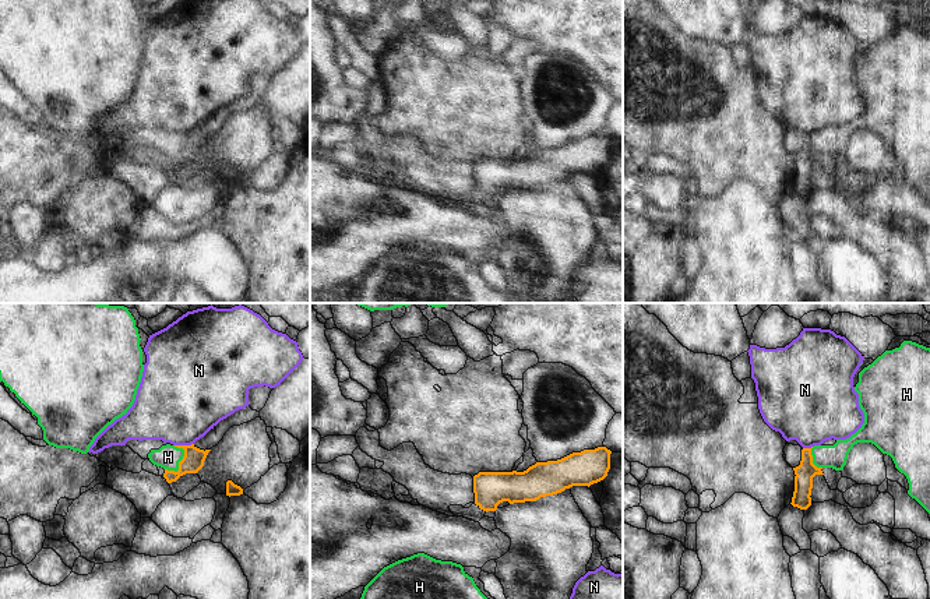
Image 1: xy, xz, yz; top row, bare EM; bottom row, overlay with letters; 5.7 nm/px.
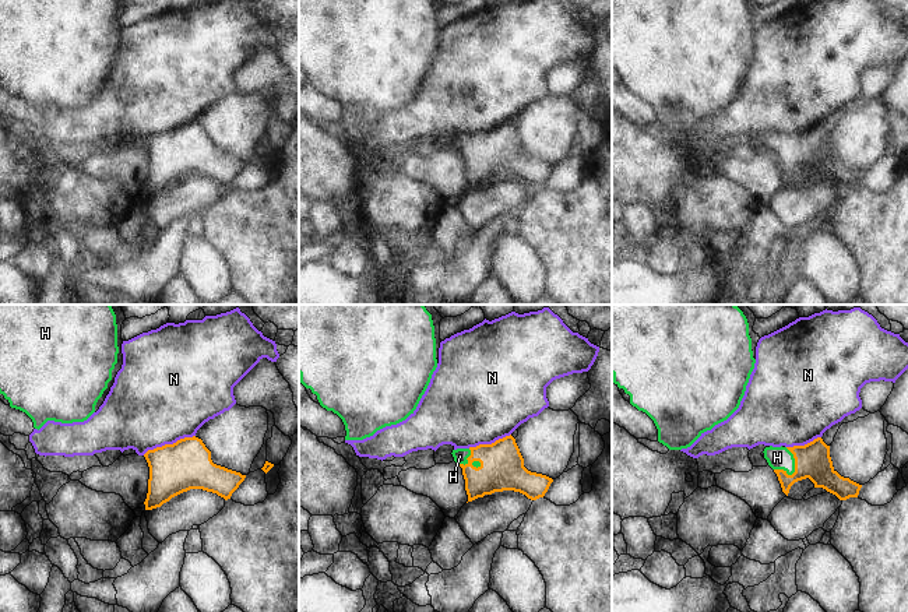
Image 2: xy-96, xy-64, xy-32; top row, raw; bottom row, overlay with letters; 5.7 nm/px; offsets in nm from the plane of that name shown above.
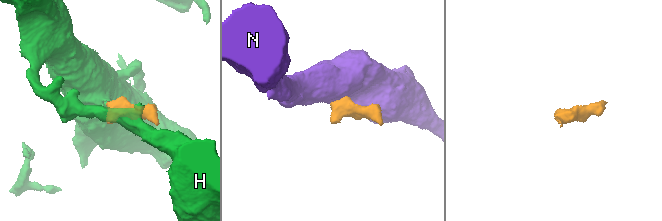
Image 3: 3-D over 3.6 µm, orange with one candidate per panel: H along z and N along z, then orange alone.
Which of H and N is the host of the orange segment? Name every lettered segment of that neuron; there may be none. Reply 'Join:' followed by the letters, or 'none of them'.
Join: H

